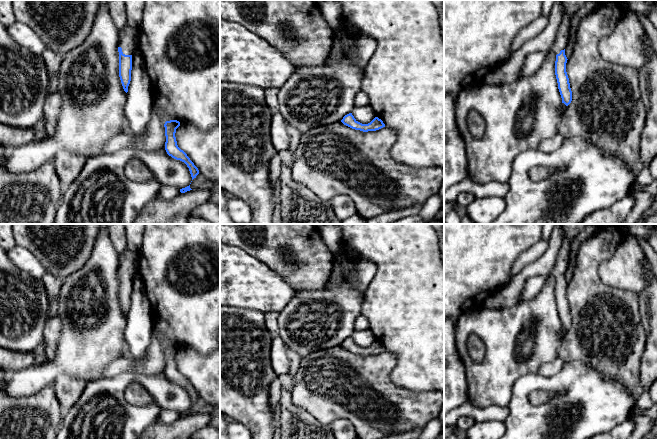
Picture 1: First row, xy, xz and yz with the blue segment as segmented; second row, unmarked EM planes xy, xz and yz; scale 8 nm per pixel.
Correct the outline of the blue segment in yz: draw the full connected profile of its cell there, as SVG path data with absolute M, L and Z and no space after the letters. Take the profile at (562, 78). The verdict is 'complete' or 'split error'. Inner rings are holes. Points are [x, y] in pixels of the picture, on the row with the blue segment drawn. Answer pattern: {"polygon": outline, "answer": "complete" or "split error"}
{"polygon": "M562 0L565 7L563 20L558 28L556 38L552 44L552 50L556 54L555 75L558 83L558 89L562 98L562 103L568 106L572 101L572 91L569 78L566 72L567 57L565 47L569 37L569 25L573 15L590 0Z", "answer": "split error"}

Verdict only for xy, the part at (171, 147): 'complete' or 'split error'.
complete

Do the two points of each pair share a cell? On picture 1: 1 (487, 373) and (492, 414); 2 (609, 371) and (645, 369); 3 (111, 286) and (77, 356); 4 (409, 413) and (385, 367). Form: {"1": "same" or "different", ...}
{"1": "different", "2": "different", "3": "same", "4": "same"}

